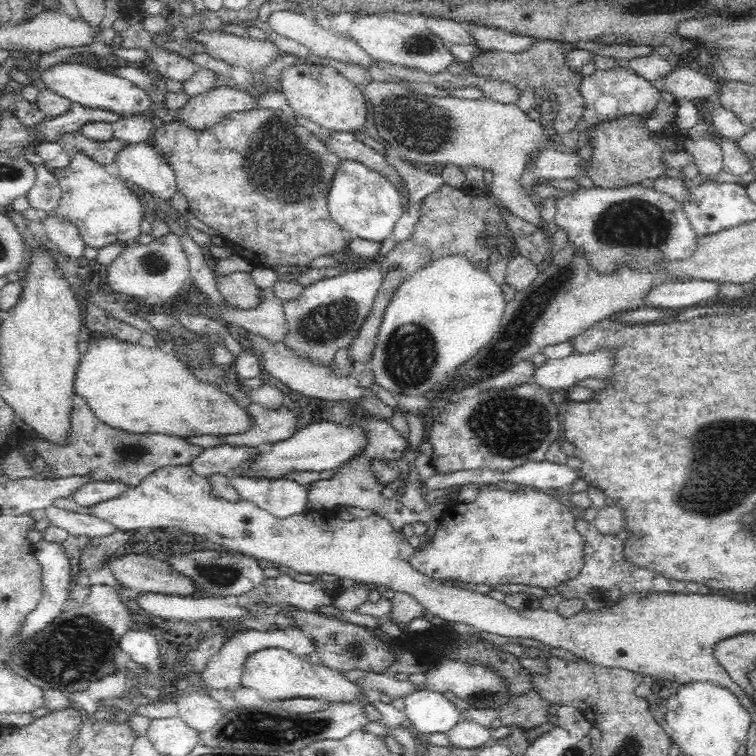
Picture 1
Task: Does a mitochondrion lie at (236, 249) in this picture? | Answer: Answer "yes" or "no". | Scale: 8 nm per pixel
no

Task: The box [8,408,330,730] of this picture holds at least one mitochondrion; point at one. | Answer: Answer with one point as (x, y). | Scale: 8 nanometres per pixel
(74, 649)

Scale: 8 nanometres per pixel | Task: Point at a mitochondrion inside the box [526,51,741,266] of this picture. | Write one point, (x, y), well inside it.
(634, 222)

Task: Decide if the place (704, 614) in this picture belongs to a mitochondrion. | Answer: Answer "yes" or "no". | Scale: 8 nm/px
no

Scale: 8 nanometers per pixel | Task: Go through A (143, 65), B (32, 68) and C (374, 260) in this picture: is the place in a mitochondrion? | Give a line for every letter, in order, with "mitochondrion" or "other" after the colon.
A: other
B: other
C: other

